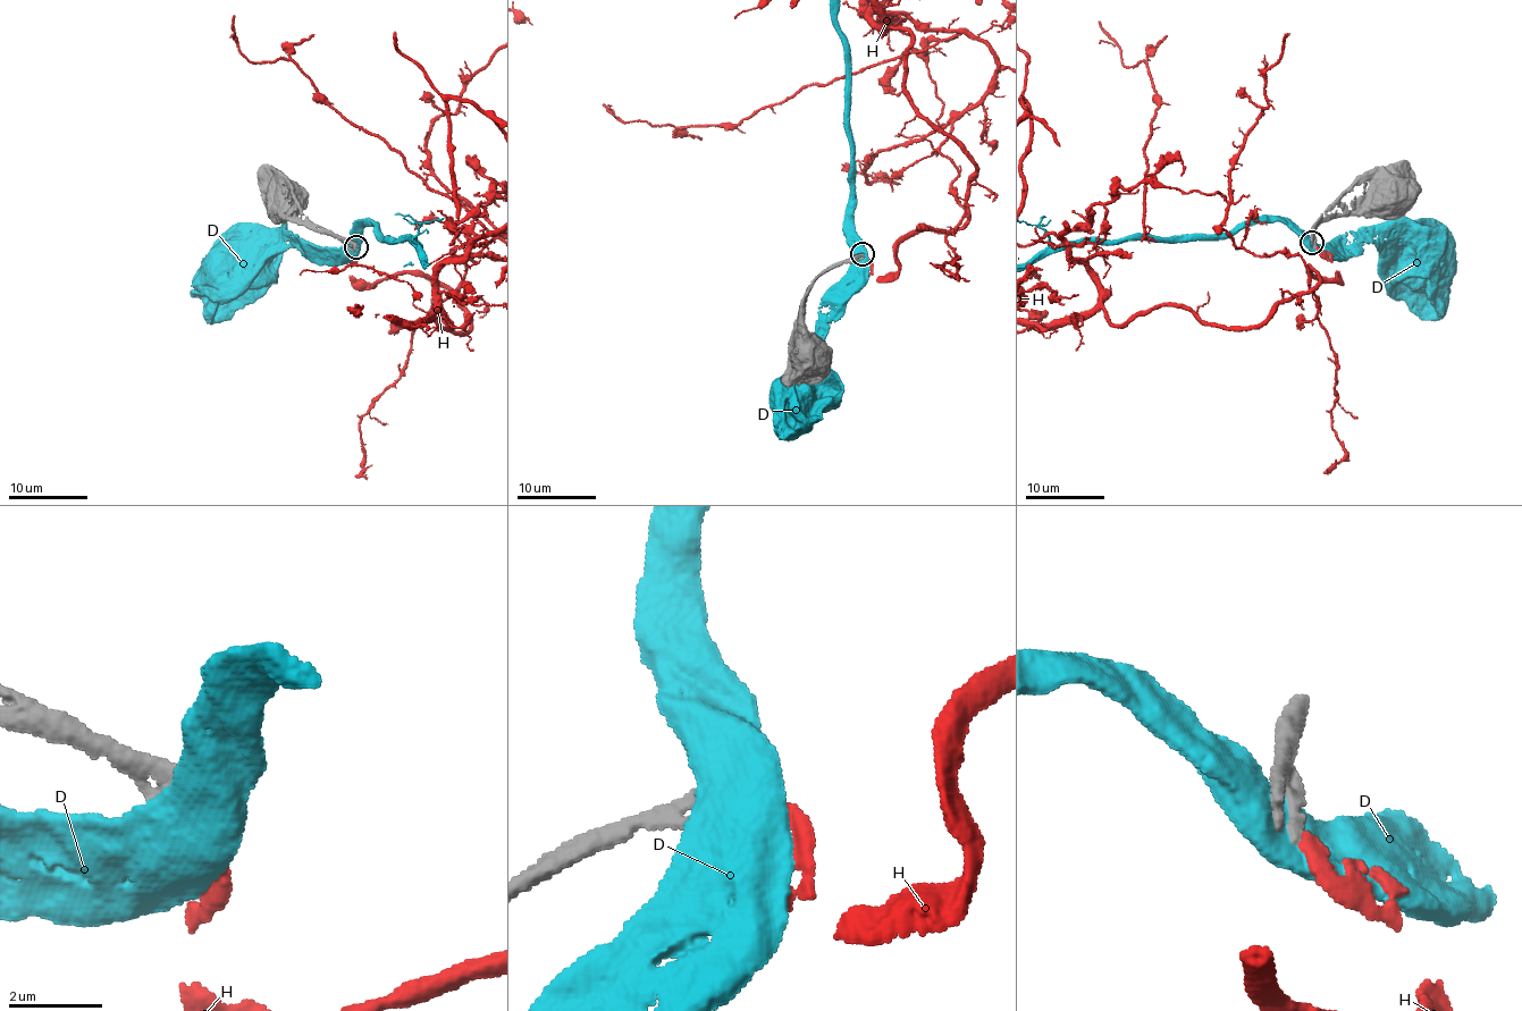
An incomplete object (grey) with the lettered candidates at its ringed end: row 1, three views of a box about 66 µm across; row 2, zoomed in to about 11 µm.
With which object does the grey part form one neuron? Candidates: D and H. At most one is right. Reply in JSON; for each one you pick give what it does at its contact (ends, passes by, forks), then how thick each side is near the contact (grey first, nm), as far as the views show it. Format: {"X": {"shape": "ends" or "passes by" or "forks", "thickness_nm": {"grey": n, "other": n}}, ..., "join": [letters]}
{"join": []}

